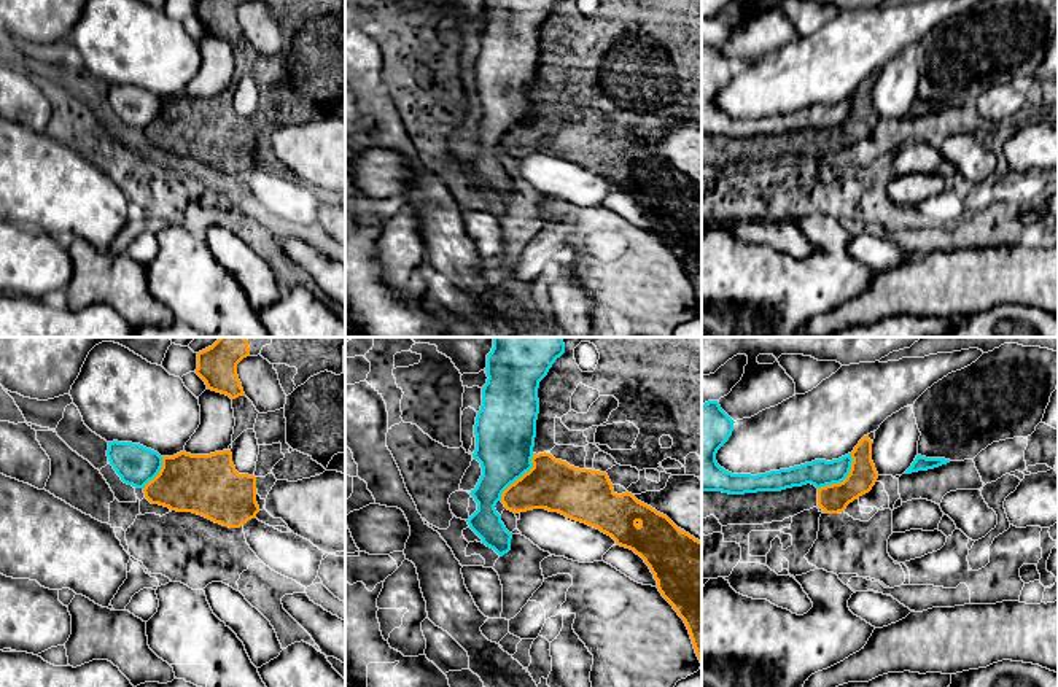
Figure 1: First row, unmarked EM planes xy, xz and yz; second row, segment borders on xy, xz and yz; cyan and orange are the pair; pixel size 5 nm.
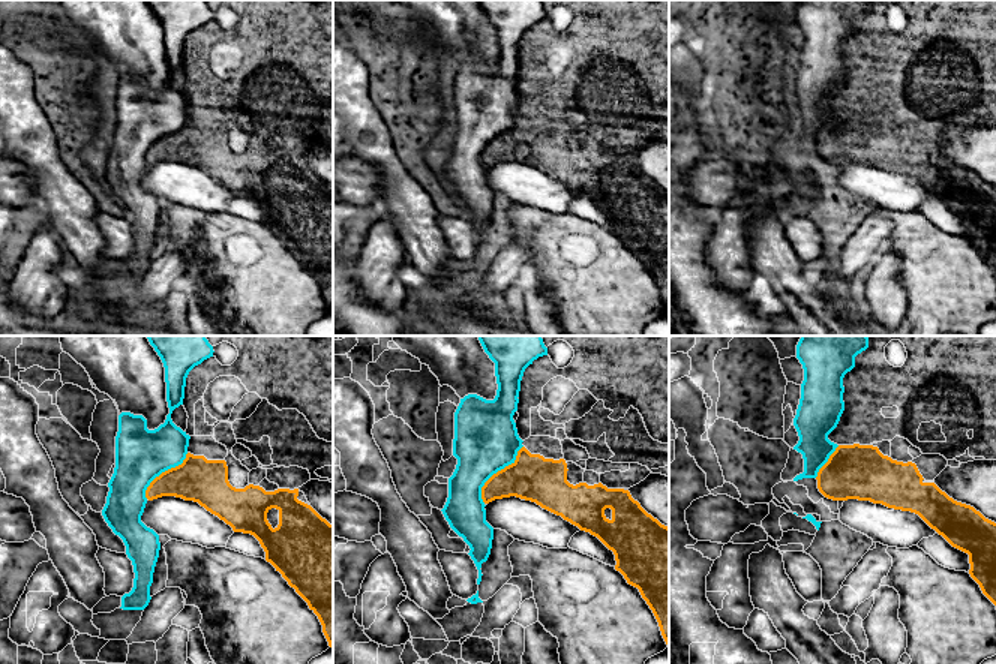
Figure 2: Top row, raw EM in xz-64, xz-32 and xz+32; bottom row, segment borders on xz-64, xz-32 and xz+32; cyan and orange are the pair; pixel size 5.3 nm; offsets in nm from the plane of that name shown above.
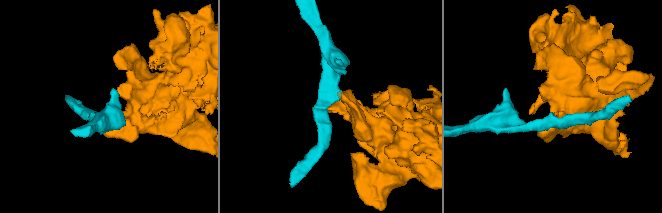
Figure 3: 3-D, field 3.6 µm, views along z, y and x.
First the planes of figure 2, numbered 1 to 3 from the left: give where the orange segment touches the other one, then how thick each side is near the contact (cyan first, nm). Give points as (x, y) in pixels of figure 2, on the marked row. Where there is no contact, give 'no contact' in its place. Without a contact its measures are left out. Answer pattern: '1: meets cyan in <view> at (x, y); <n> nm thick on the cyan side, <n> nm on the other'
1: meets cyan in xz-64 at (162, 471); 280 nm thick on the cyan side, 240 nm on the other
2: meets cyan in xz-32 at (497, 471); 340 nm thick on the cyan side, 240 nm on the other
3: meets cyan in xz+32 at (827, 460); 220 nm thick on the cyan side, 300 nm on the other

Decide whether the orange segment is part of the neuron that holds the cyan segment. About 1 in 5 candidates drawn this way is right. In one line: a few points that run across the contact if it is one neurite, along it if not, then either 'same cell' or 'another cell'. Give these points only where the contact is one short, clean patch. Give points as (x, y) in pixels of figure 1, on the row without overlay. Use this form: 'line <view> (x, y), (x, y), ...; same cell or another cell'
line yz (851, 97), (850, 116), (842, 124), (818, 132); another cell

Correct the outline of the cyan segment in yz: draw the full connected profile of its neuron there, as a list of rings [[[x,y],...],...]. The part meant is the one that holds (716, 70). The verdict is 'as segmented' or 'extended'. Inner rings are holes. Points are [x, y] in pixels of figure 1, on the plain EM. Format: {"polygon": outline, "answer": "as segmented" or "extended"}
{"polygon": [[[708,45],[702,49],[702,135],[745,138],[781,135],[807,127],[821,132],[840,127],[850,118],[851,97],[832,105],[815,103],[789,113],[757,119],[732,118],[718,108],[716,97],[732,80],[733,67],[718,45]]], "answer": "as segmented"}

